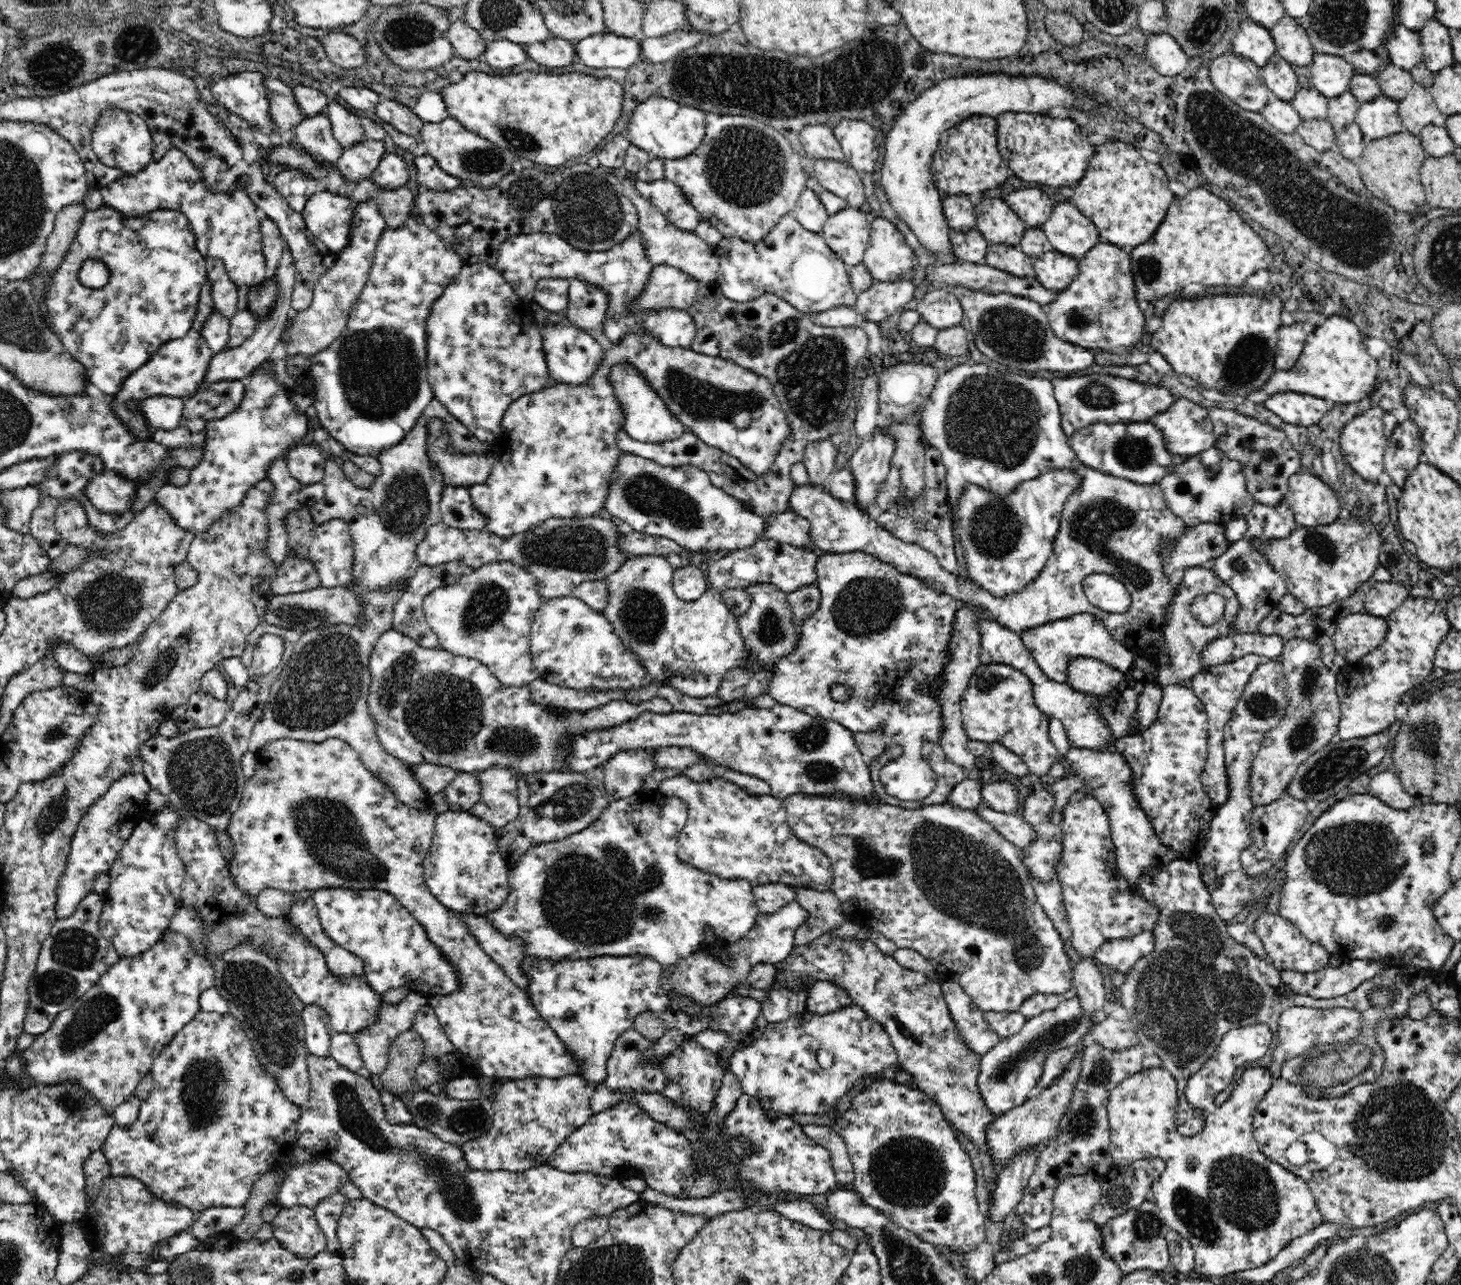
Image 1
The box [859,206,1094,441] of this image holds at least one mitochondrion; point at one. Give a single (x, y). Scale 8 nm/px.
(1014, 335)

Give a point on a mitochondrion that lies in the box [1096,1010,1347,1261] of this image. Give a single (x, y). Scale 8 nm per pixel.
(1242, 1192)

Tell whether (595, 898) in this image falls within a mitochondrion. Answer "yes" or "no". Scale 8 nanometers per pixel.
yes

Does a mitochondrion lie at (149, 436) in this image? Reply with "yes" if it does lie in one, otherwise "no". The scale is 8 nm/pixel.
no

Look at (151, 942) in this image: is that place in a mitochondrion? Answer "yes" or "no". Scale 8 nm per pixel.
no

